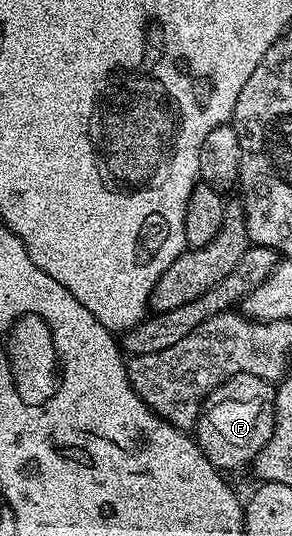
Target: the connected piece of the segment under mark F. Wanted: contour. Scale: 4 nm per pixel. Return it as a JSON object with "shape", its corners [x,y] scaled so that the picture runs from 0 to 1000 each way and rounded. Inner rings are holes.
{"shape":[[[818,696],[757,715],[695,746],[661,813],[740,875],[781,879],[832,875],[842,868],[849,873],[873,851],[914,832],[942,808],[942,728],[932,713],[880,700]]]}

